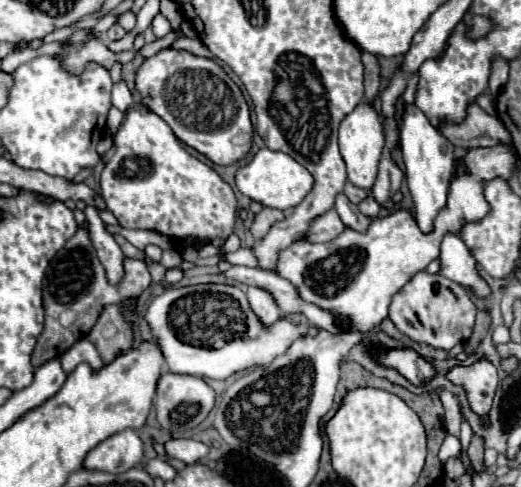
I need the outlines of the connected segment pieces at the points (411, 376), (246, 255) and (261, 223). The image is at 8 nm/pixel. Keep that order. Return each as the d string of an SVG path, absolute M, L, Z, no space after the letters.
M412 348L380 352L380 362L384 366L396 368L404 378L408 378L416 386L428 382L434 376L434 368L420 354L416 354Z
M240 248L236 252L227 254L224 259L232 265L244 265L252 268L258 267L258 261L251 249Z
M262 208L262 210L256 214L250 232L252 232L252 236L254 236L256 240L262 240L262 236L266 236L266 232L268 232L276 222L280 222L280 220L284 220L282 210Z

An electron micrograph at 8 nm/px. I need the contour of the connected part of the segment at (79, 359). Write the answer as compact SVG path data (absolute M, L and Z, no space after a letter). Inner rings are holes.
M78 340L78 344L70 346L62 356L60 356L60 364L62 364L62 370L66 374L70 374L78 364L86 362L94 372L102 370L104 368L104 362L100 360L98 356L98 350L88 342L88 340Z

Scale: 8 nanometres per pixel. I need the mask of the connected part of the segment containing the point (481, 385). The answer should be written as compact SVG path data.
M480 360L468 368L464 366L452 368L448 378L454 384L464 386L472 410L482 418L486 418L492 406L494 390L498 388L498 370L488 360Z

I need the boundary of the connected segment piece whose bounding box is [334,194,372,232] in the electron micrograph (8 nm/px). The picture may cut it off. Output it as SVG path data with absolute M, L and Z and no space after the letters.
M338 194L338 196L336 196L334 208L336 208L336 212L340 214L342 222L344 222L348 228L354 228L354 230L358 230L358 232L364 232L364 230L368 228L368 224L372 222L370 218L362 216L362 214L358 212L358 208L356 208L354 204L350 204L350 200L346 200L344 194Z

